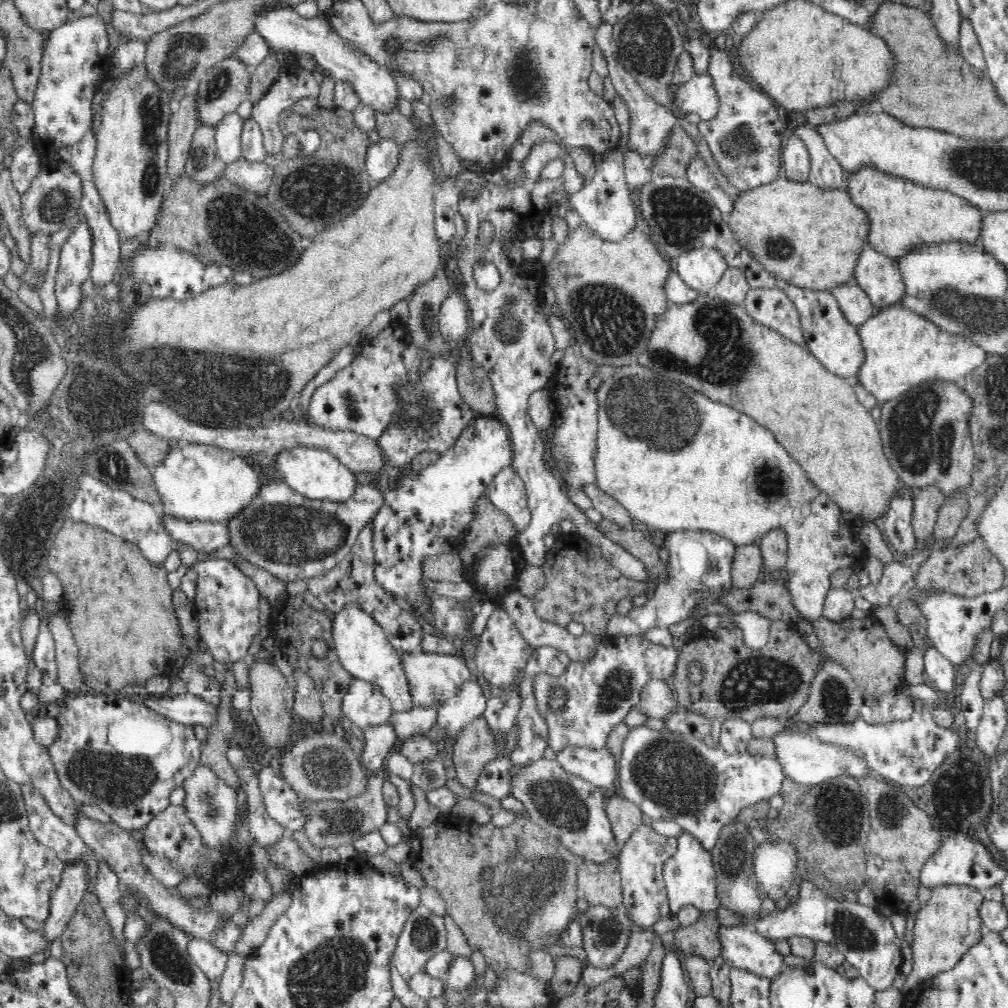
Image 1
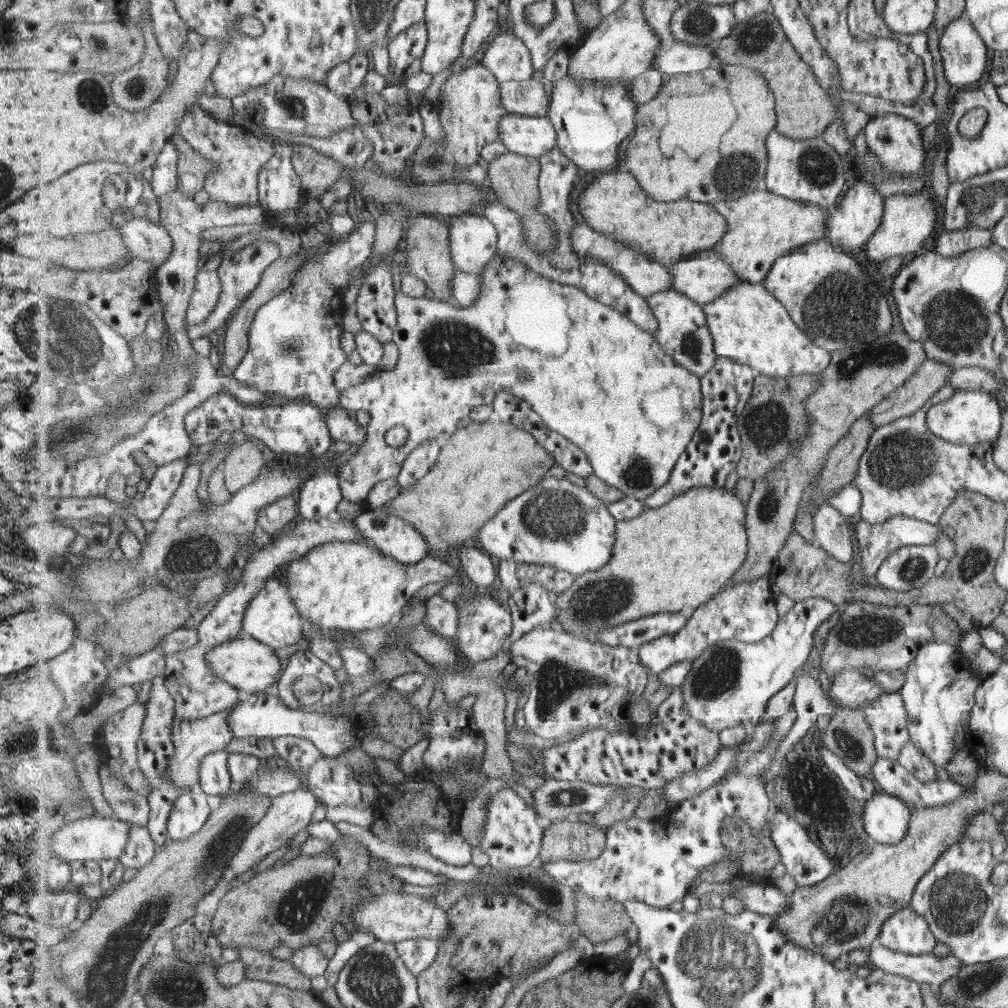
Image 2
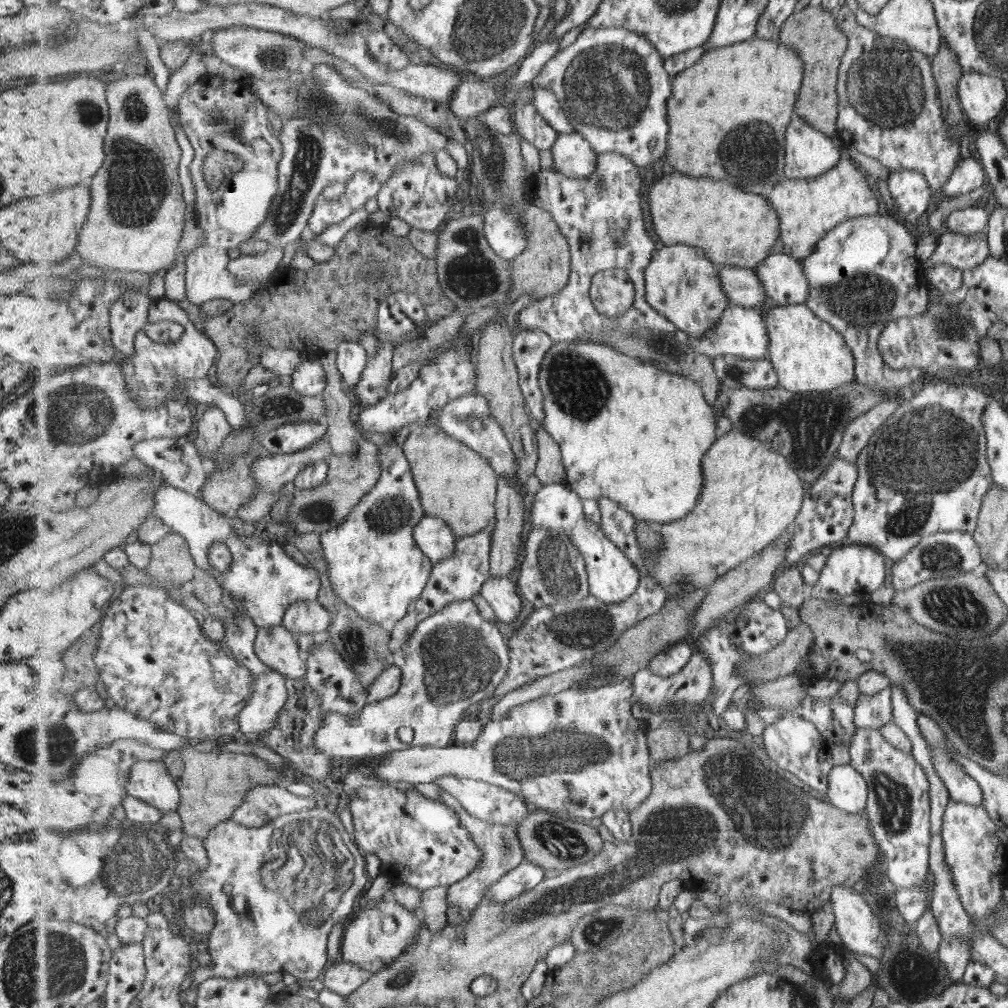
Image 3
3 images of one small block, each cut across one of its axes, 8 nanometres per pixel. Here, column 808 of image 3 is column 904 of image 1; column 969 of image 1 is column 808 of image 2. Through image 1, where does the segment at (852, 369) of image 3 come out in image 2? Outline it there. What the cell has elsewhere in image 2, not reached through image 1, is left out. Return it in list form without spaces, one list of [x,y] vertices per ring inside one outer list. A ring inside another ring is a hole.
[[[744,281],[737,284],[736,288],[727,290],[718,300],[705,305],[704,312],[707,315],[718,356],[729,357],[733,361],[747,364],[757,373],[783,378],[795,378],[796,375],[801,374],[819,375],[833,360],[832,351],[821,348],[819,341],[809,338],[809,335],[795,324],[787,308],[762,283]]]

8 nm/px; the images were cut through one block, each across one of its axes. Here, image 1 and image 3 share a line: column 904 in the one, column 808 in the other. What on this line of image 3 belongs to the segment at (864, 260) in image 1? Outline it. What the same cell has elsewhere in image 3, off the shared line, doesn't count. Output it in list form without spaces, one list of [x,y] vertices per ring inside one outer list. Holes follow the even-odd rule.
[[[779,250],[769,255],[755,271],[769,294],[771,305],[806,304],[810,286],[801,259]]]

